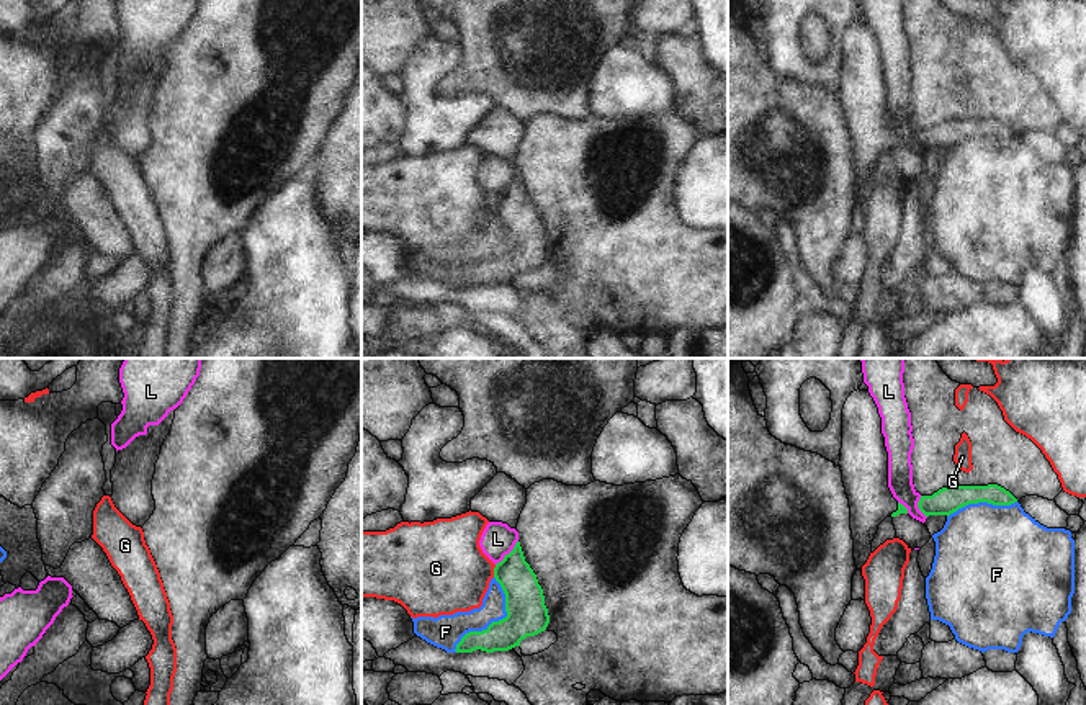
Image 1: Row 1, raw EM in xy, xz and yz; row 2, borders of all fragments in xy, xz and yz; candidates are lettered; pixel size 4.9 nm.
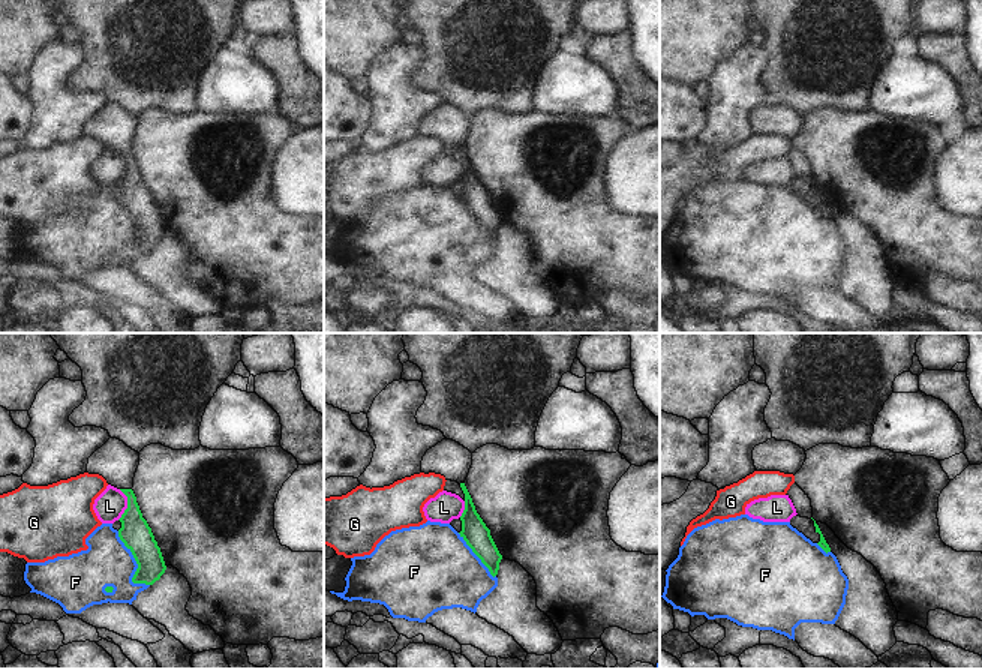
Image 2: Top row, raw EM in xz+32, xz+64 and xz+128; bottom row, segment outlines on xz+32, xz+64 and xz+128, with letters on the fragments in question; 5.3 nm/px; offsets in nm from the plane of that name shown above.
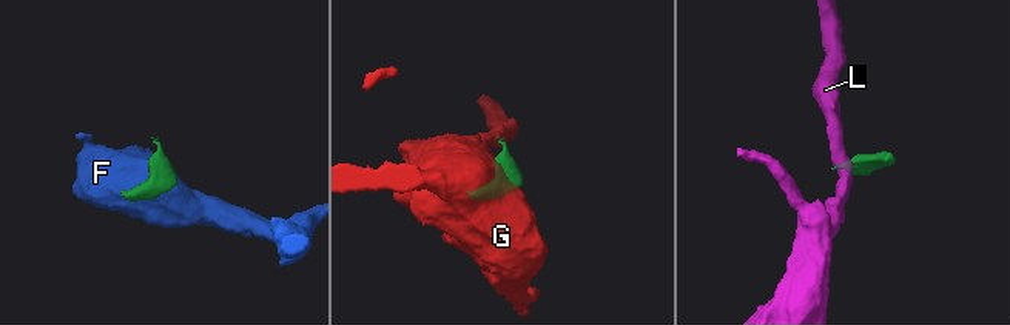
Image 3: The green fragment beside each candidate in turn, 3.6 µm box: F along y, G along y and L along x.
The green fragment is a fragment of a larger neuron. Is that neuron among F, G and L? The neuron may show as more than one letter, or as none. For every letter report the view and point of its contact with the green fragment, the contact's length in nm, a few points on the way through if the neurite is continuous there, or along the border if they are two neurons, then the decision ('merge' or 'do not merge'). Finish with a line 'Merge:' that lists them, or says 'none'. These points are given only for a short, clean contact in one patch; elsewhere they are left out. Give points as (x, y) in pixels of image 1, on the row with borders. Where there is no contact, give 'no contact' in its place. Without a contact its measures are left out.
F: xz (499, 620) | 420 nm | do not merge
G: xz (494, 571) | 70 nm | do not merge
L: xz (509, 553) | 170 nm | along xz (517, 540), (496, 565) | do not merge
Merge: none

